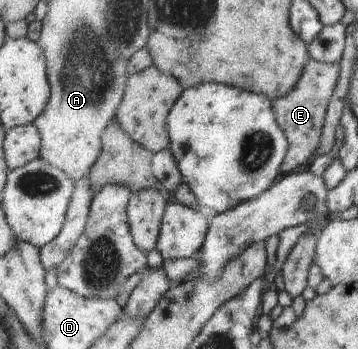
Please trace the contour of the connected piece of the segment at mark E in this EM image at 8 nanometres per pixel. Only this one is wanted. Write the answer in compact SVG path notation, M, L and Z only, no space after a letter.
M312 58L303 72L302 81L286 97L273 102L280 126L290 140L291 148L283 166L282 176L306 168L316 158L323 144L323 130L327 122L327 112L332 97L339 86L341 64L331 65Z

